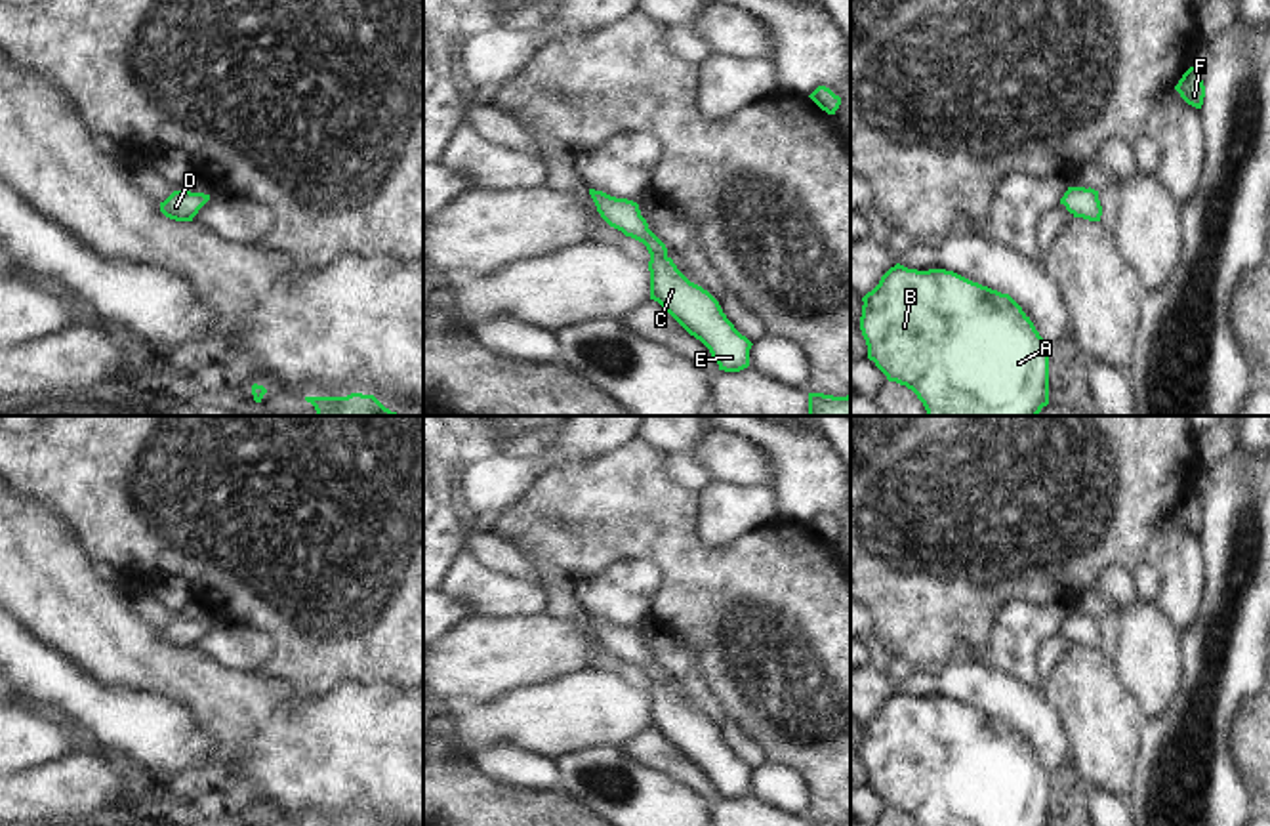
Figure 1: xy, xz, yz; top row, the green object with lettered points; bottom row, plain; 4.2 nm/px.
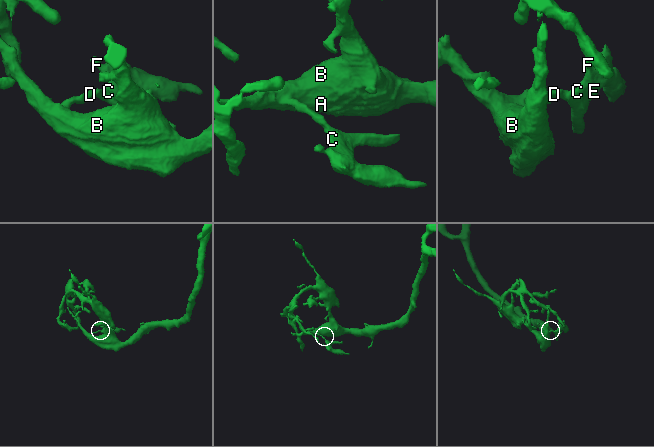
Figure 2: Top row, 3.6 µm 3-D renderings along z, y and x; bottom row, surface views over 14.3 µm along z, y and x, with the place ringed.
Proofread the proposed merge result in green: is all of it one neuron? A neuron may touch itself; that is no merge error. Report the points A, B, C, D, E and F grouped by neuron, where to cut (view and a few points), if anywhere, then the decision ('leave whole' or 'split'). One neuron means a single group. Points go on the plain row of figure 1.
A B C D E F; no cut; leave whole

